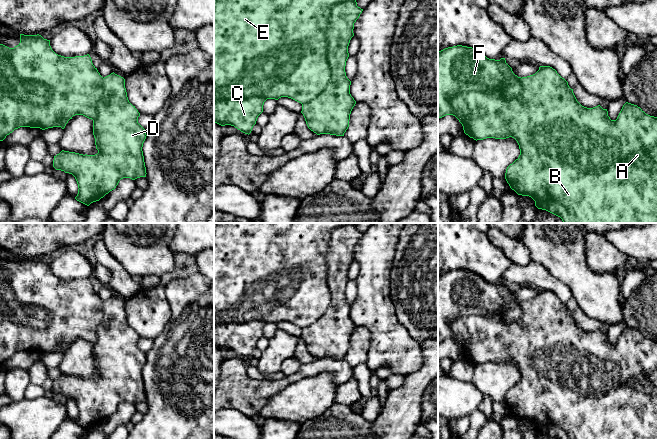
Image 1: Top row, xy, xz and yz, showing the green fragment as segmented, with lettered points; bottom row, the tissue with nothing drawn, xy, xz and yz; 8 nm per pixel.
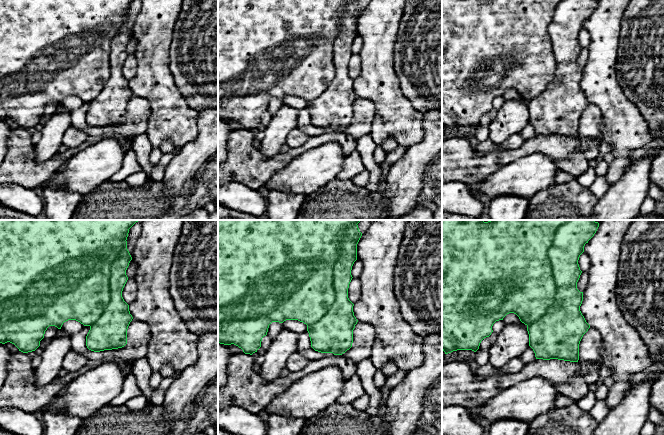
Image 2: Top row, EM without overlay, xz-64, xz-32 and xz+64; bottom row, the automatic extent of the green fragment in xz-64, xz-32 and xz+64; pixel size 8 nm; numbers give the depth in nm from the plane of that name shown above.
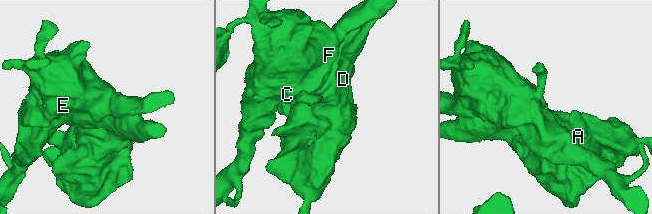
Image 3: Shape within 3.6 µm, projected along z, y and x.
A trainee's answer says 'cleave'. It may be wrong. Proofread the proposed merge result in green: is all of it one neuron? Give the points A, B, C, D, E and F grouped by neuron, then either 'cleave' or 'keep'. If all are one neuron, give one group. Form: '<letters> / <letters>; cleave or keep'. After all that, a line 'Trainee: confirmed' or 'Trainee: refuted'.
A B D / C E F; cleave
Trainee: confirmed

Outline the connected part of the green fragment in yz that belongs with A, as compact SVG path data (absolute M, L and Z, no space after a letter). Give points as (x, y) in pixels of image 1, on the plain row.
M540 290L539 294L530 300L521 302L522 315L517 321L506 323L501 315L469 315L451 321L450 327L455 336L463 342L461 346L464 357L474 364L486 362L514 362L520 373L519 381L510 388L505 397L505 403L510 412L518 419L529 420L535 425L538 433L546 434L554 439L657 439L657 341L646 338L637 329L626 326L617 343L611 344L607 333L600 329L587 332L576 323L573 313L555 293L550 290Z

